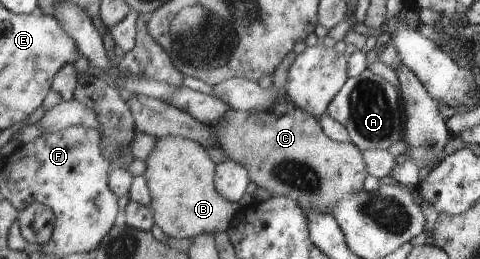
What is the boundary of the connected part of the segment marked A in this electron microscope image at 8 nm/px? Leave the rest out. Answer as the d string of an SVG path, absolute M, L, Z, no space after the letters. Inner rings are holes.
M369 69L360 76L349 77L330 103L327 114L346 128L351 142L362 152L376 149L386 151L394 142L405 138L402 96L390 82Z

